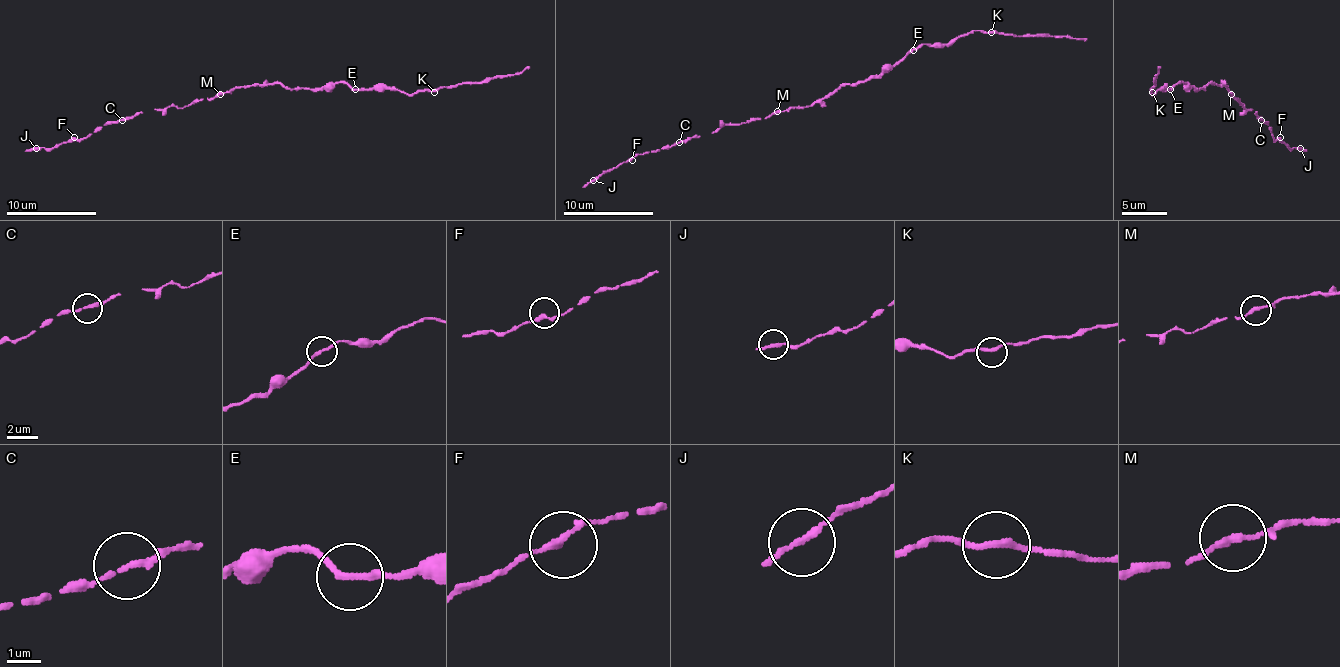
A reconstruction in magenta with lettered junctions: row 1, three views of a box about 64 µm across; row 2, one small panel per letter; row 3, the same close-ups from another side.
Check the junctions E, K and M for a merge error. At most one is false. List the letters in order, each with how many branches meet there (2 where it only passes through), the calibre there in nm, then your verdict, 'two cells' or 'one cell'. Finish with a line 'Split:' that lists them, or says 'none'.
E: 2 | 190 nm | one cell
K: 2 | 200 nm | one cell
M: 2 | 180 nm | one cell
Split: none

